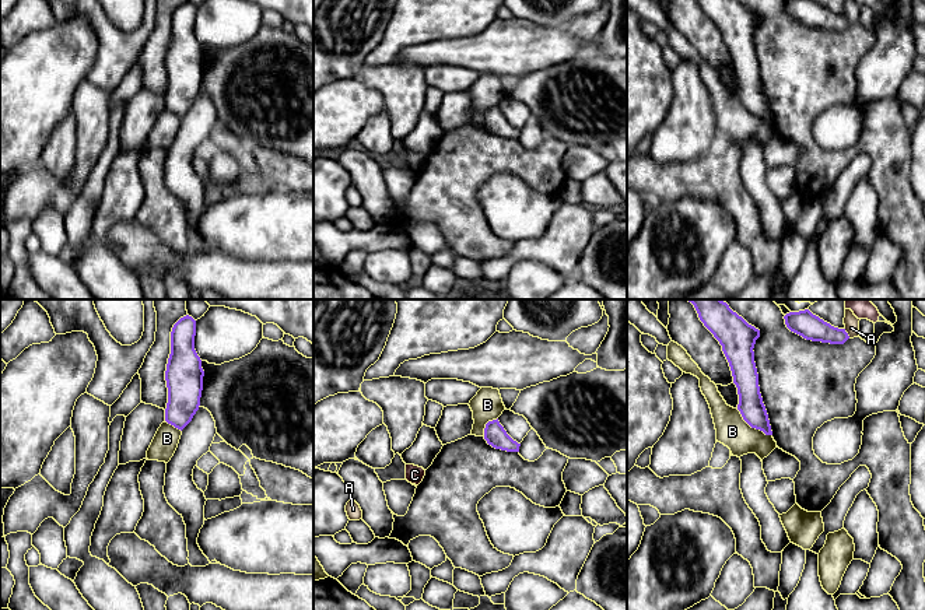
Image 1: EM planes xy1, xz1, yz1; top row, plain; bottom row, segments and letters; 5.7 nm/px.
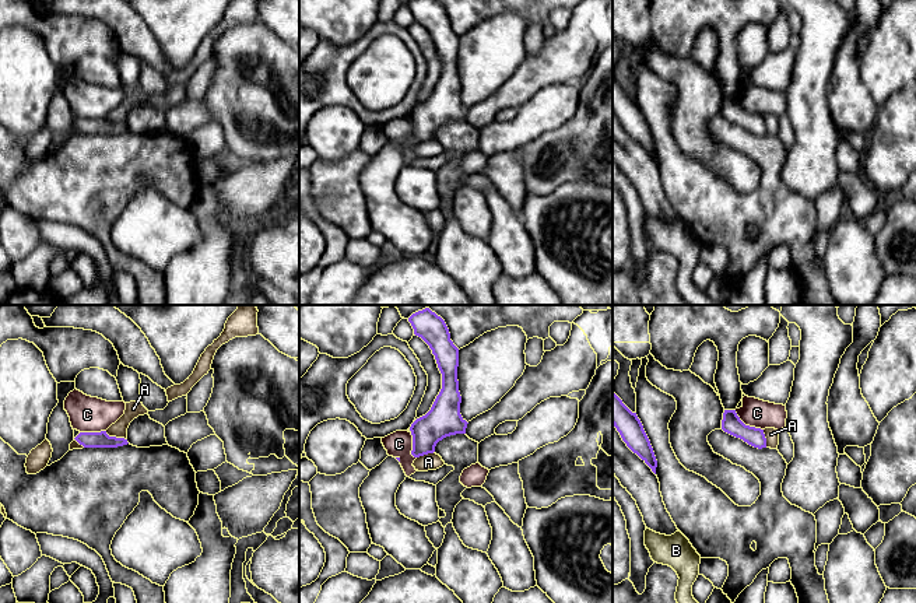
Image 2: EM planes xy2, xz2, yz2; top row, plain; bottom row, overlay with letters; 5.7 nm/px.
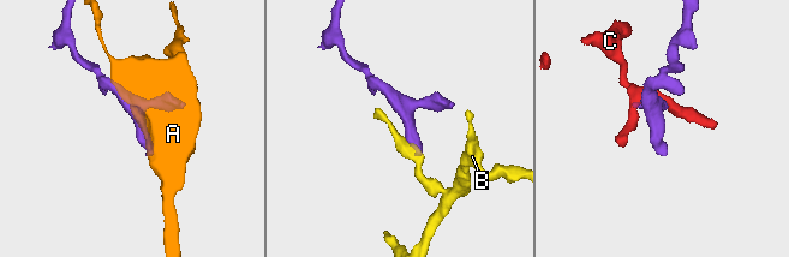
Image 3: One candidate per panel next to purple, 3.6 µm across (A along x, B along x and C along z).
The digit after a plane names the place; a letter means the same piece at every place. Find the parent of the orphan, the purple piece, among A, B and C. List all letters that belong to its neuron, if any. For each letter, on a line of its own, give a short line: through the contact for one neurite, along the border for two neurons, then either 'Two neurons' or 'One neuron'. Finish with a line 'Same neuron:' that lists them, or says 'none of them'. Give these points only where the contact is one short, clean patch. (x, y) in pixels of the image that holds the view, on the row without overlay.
A: Line: xy2 (105, 118), (109, 122), (125, 126). Two neurons
B: Line: yz1 (736, 95), (752, 114), (771, 122). Two neurons
C: Line: yz2 (734, 97), (746, 111), (762, 116). Two neurons
Same neuron: none of them

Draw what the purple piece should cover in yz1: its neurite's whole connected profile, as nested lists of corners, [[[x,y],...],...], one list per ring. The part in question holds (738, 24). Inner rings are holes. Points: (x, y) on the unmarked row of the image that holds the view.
[[[698,0],[700,7],[722,32],[729,49],[733,70],[737,74],[743,106],[765,122],[772,122],[768,101],[758,73],[758,60],[754,49],[754,31],[760,17],[749,11],[737,0]]]

